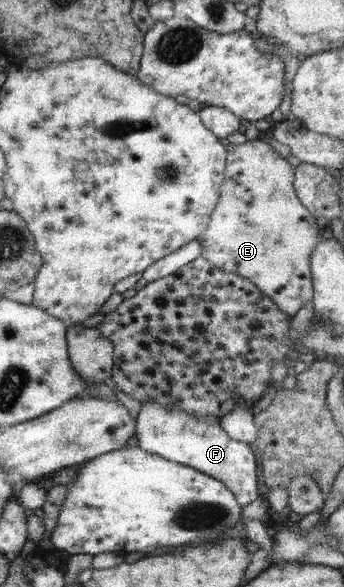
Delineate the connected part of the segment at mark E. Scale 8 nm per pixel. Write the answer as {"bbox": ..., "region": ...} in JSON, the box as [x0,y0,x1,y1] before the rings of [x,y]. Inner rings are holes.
{"bbox":[197,139,322,318],"region":[[[251,139],[243,144],[228,143],[226,150],[225,178],[211,220],[197,240],[202,246],[200,256],[223,272],[232,272],[252,282],[269,297],[289,318],[293,317],[313,296],[310,256],[322,240],[315,223],[316,217],[296,197],[292,182],[293,169],[269,143]]]}

